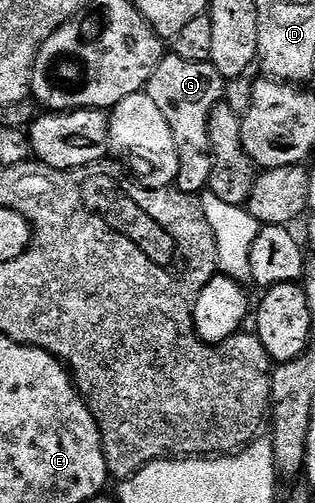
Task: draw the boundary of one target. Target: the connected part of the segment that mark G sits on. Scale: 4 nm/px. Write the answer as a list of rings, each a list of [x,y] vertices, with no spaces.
[[[174,54],[164,55],[147,83],[147,96],[153,98],[157,110],[161,110],[165,122],[169,122],[169,130],[173,130],[179,159],[175,184],[183,192],[202,193],[215,169],[209,146],[209,114],[213,106],[223,100],[224,87],[223,76],[211,65],[210,59],[190,60]]]

